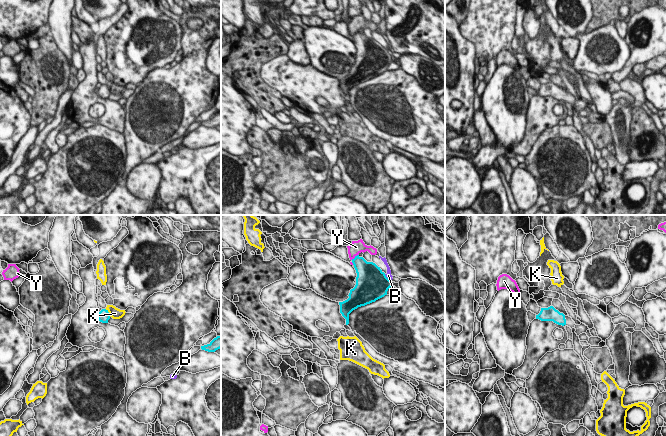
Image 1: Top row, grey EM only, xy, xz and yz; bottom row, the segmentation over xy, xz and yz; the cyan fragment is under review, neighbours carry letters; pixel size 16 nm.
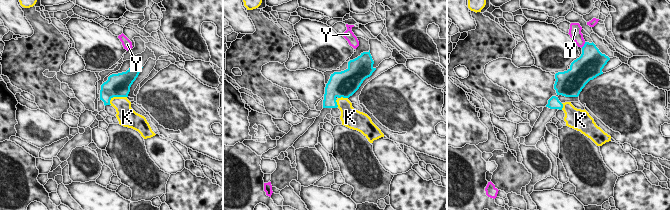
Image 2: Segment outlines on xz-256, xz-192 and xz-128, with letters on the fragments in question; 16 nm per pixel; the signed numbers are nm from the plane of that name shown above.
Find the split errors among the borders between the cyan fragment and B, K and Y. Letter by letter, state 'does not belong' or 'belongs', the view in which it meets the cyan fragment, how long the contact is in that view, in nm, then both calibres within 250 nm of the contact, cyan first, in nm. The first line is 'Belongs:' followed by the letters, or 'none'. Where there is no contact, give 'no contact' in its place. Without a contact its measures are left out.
Belongs: none
B: does not belong | xz | 170 nm | 480/90 nm
K: does not belong | xy | 150 nm | 190/180 nm
Y: does not belong | xz | 150 nm | 280/220 nm

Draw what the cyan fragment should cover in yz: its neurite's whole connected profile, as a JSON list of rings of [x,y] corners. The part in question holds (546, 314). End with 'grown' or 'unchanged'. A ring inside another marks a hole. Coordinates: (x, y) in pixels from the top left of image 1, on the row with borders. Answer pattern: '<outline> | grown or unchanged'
[[[550,306],[548,308],[541,308],[540,313],[536,315],[536,319],[539,319],[541,321],[553,321],[558,325],[566,325],[571,329],[576,325],[571,317],[565,316],[563,313],[560,313],[553,306]]] | grown

